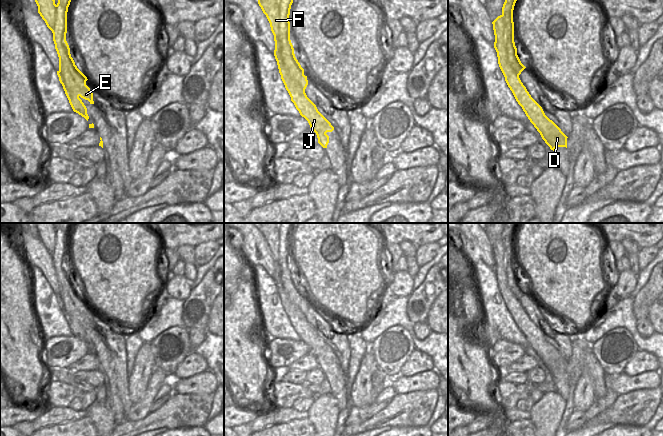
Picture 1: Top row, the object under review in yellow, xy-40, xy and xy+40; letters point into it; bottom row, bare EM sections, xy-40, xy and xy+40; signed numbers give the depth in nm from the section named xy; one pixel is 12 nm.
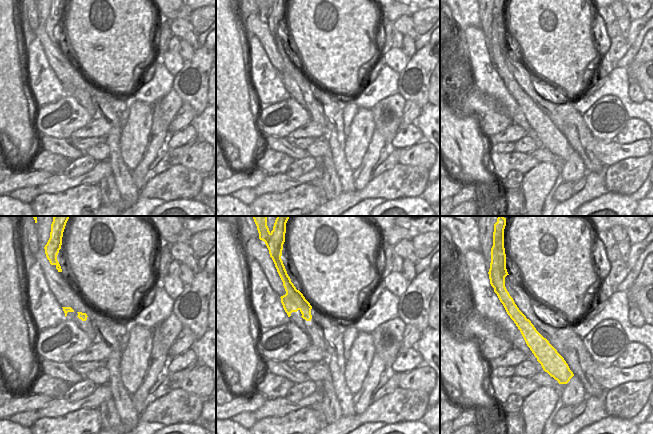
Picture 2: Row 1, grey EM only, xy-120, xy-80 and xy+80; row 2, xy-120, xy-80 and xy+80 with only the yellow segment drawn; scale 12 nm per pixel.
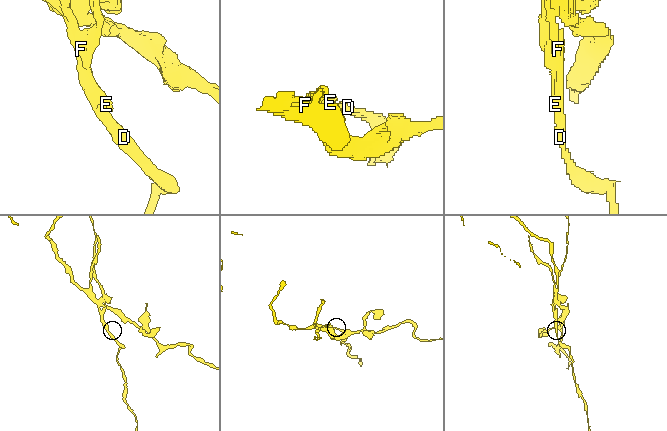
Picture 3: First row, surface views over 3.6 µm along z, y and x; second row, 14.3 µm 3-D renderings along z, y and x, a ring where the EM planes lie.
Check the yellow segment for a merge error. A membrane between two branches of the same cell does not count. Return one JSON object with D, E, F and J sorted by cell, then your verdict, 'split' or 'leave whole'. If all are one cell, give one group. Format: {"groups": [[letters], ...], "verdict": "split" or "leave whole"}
{"groups": [["D", "F", "J"], ["E"]], "verdict": "split"}

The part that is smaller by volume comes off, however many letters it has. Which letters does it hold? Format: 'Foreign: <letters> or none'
Foreign: D, F, J

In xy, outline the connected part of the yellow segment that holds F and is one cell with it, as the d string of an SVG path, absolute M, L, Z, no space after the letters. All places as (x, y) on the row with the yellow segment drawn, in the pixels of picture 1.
M258 0L258 4L270 23L275 41L274 56L277 61L281 79L291 97L291 101L294 103L300 115L308 121L310 128L316 133L318 143L323 148L327 148L329 136L326 133L332 132L334 127L307 97L305 90L296 81L295 76L292 76L286 69L282 60L282 49L279 41L279 17L281 15L279 11L279 0Z

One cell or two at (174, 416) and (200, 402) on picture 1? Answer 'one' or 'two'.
one

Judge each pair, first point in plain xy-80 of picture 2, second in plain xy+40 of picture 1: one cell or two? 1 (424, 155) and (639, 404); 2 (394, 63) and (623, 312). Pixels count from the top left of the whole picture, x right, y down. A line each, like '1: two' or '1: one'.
1: two
2: two

